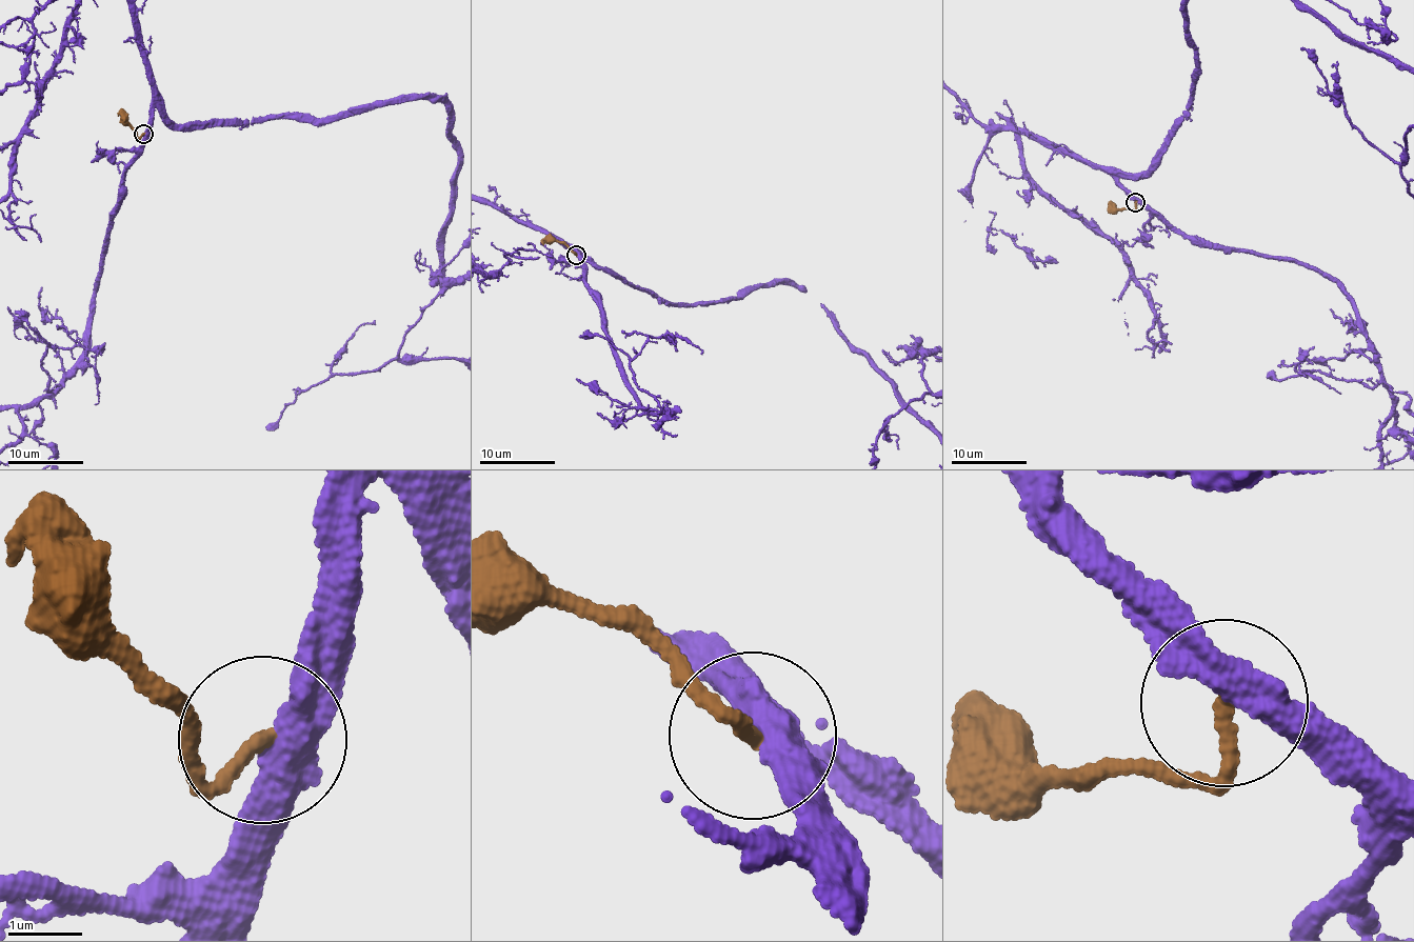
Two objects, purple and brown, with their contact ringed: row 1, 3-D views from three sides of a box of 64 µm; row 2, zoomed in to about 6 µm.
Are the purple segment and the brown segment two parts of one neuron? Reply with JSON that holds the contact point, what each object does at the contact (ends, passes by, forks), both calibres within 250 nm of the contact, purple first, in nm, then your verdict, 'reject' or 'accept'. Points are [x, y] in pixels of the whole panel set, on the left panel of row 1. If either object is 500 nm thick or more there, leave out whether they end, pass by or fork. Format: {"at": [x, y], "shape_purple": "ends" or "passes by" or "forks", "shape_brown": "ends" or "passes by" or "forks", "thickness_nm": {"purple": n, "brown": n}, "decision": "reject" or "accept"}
{"at": [143, 134], "shape_purple": "passes by", "shape_brown": "ends", "thickness_nm": {"purple": 420, "brown": 200}, "decision": "reject"}

